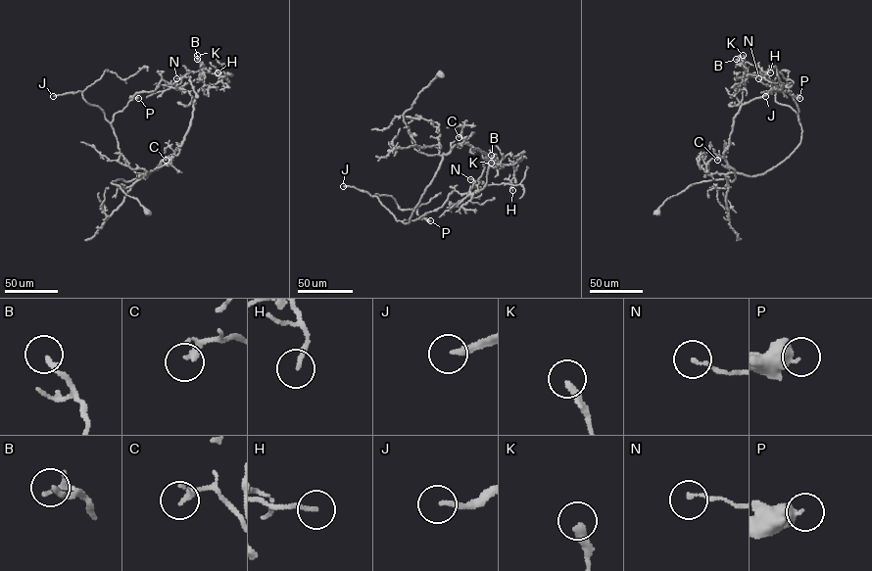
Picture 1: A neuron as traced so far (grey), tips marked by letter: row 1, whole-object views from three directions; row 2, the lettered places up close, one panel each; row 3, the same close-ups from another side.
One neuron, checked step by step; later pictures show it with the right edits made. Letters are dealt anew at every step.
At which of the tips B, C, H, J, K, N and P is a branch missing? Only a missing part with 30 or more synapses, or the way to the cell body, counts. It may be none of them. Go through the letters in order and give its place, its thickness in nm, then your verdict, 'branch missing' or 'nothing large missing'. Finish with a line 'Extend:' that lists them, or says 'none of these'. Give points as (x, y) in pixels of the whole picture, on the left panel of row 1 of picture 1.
B: (197, 59) | 170 nm | branch missing
C: (166, 160) | 170 nm | nothing large missing
H: (218, 72) | 160 nm | nothing large missing
J: (53, 96) | 200 nm | branch missing
K: (197, 55) | 300 nm | branch missing
N: (176, 78) | 140 nm | nothing large missing
P: (138, 98) | 480 nm | nothing large missing
Extend: B, J, K

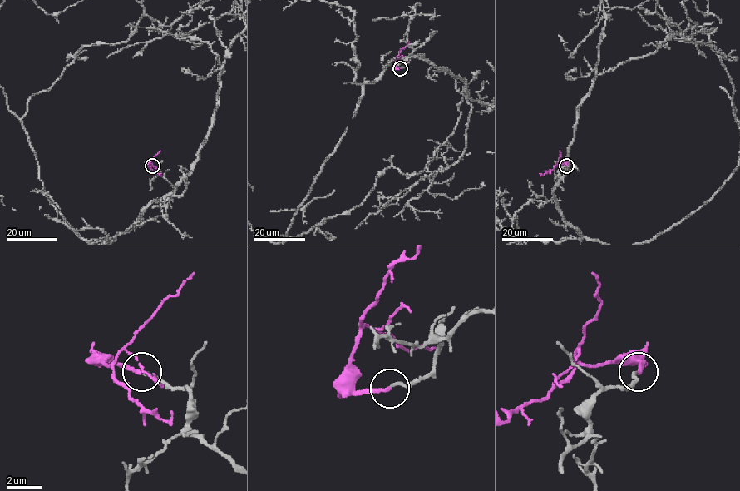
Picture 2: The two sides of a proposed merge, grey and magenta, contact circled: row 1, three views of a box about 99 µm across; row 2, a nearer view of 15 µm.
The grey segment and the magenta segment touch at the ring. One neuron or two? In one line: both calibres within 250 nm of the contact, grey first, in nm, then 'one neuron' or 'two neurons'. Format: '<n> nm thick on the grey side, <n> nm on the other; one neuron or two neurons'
190 nm thick on the grey side, 240 nm on the other; one neuron

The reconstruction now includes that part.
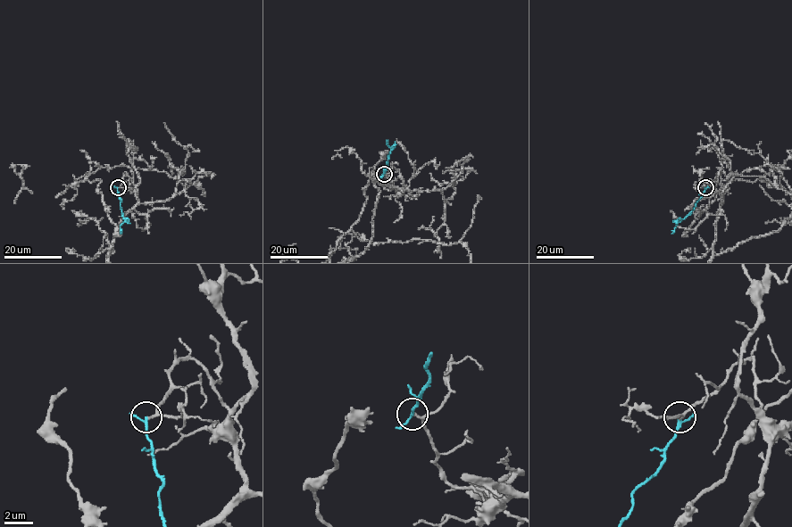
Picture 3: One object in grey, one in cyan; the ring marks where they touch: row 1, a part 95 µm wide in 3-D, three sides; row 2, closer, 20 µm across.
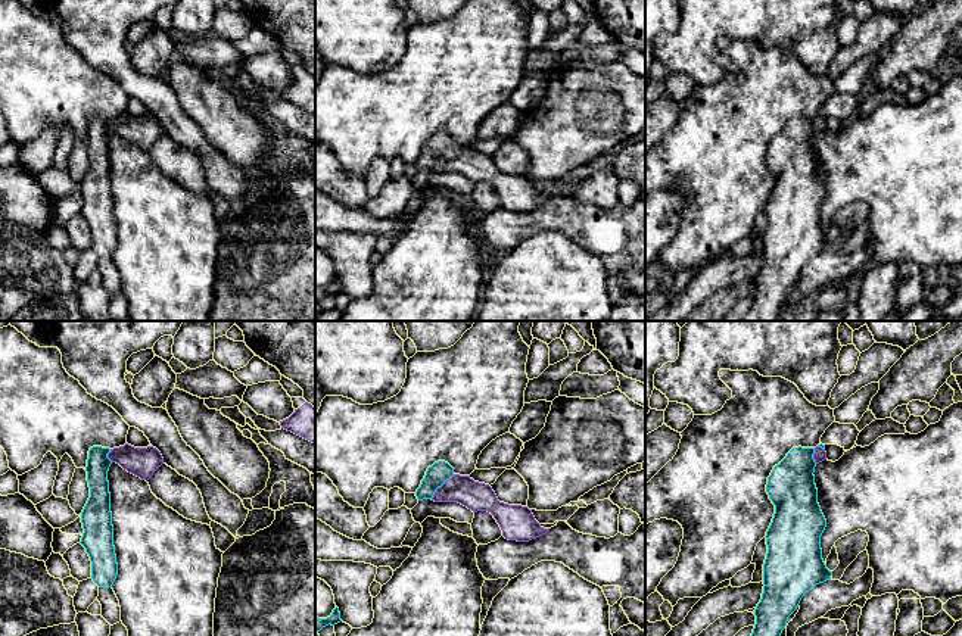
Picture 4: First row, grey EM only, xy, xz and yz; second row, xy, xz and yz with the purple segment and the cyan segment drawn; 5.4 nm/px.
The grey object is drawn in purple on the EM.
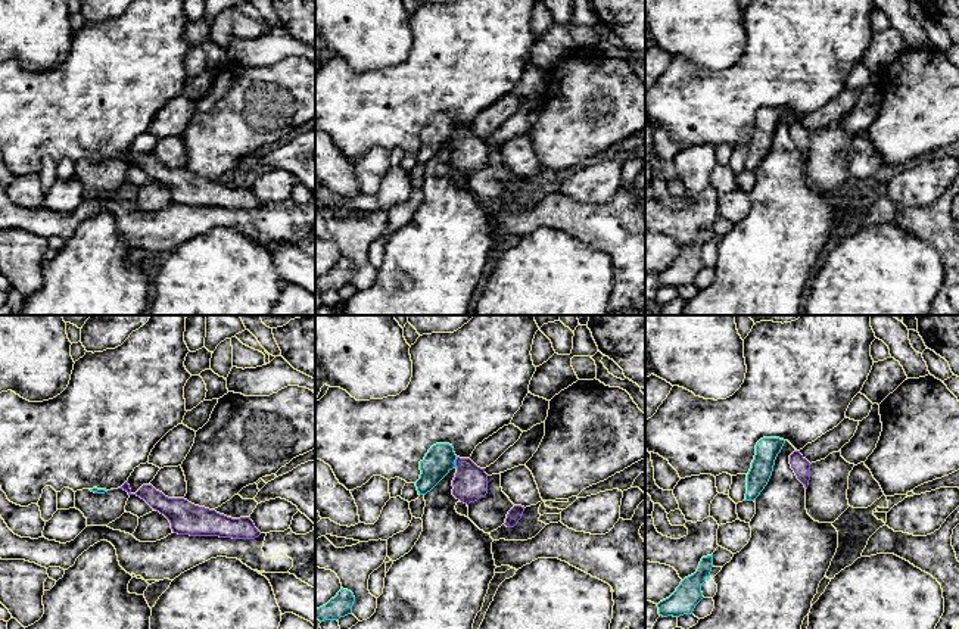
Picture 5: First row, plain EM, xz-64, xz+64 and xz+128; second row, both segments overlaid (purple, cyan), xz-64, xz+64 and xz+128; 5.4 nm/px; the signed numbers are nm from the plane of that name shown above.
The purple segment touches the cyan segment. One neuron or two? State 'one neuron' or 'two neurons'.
one neuron

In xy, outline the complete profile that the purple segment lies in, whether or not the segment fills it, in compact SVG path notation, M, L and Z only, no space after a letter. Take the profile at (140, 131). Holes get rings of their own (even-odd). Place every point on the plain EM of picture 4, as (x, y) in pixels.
M125 113L113 119L90 118L85 137L90 168L81 183L84 203L80 213L90 227L91 249L99 258L112 258L118 246L108 152L112 132L147 152L164 134L164 128L153 116L134 118Z

